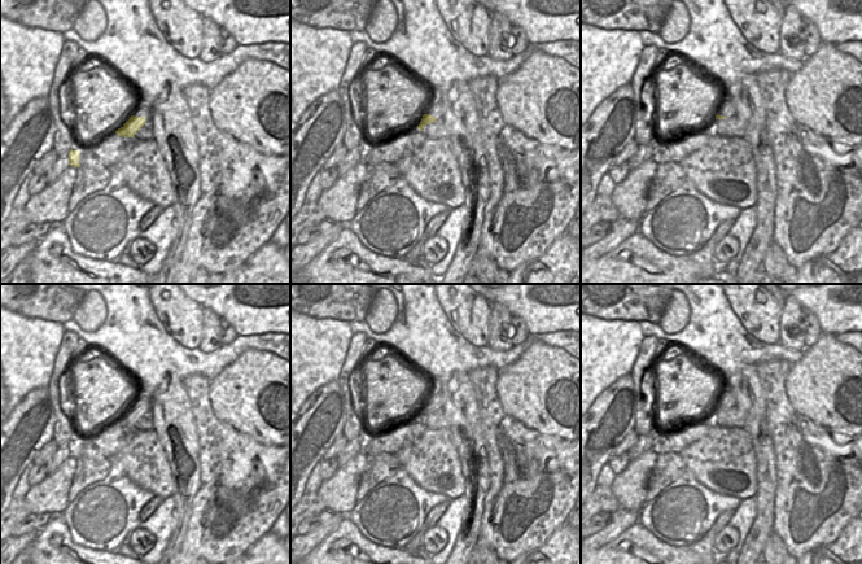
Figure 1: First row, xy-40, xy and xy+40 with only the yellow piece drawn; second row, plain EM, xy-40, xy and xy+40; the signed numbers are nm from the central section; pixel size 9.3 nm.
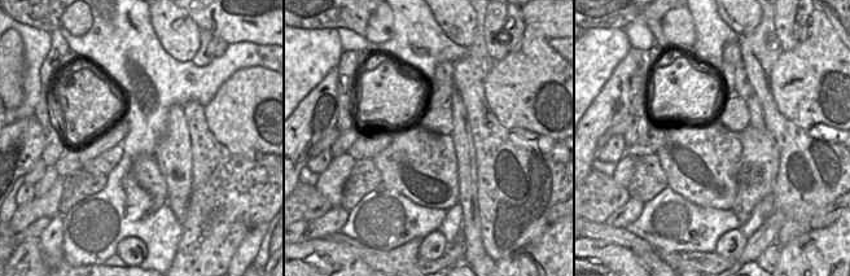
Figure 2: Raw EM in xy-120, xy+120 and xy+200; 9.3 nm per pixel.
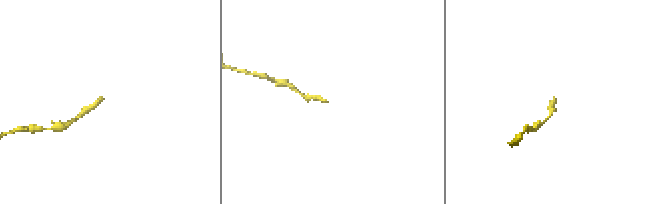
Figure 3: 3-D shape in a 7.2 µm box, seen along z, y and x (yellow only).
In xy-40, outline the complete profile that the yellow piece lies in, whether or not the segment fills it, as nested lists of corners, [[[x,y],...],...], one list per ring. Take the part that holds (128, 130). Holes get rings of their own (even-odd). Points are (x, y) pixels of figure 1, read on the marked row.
[[[131,115],[130,119],[115,131],[122,137],[135,137],[135,134],[146,123],[145,117]]]

